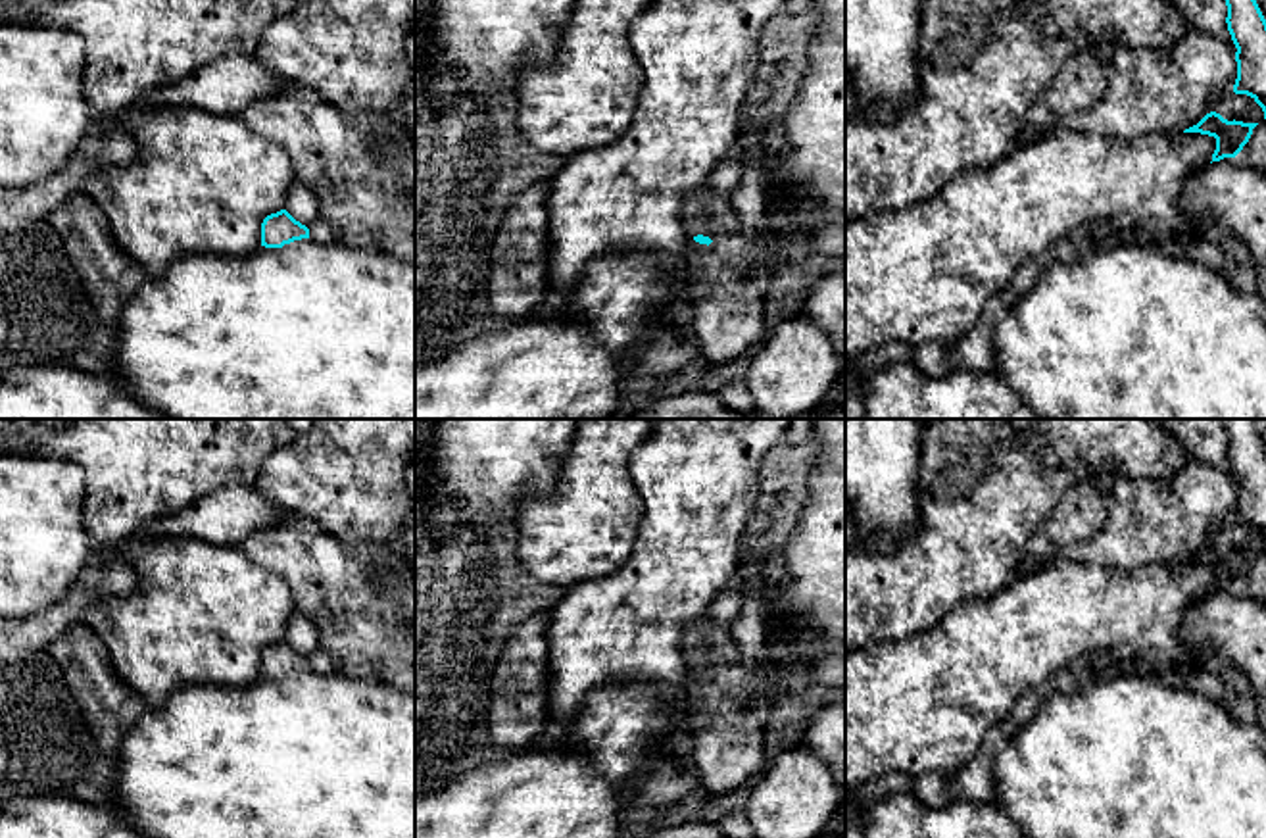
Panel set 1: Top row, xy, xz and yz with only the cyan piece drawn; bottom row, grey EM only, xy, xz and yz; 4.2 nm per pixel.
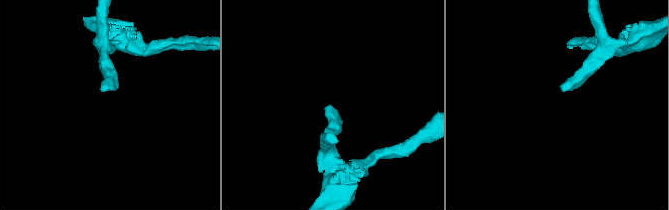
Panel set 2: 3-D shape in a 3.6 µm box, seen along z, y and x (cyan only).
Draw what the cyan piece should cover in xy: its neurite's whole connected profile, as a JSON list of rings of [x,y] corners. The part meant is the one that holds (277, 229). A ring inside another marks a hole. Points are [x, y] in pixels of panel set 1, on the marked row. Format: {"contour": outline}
{"contour": [[[286,210],[267,215],[261,223],[261,246],[265,248],[282,248],[302,238],[309,238],[309,229]]]}

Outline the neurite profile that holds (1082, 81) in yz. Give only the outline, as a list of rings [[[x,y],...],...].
[[[1080,50],[1066,60],[1057,77],[1034,100],[1024,121],[1032,129],[1049,127],[1091,108],[1105,90],[1105,65],[1087,50]]]

